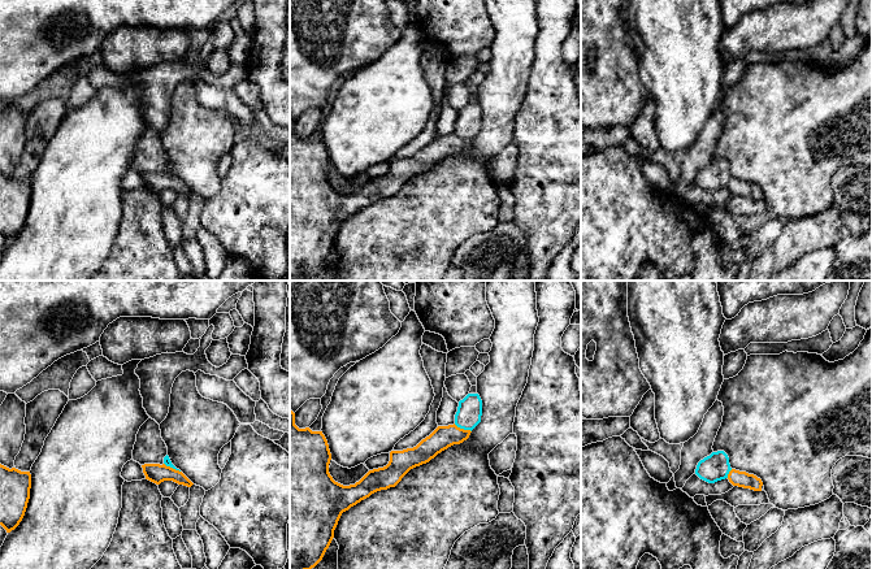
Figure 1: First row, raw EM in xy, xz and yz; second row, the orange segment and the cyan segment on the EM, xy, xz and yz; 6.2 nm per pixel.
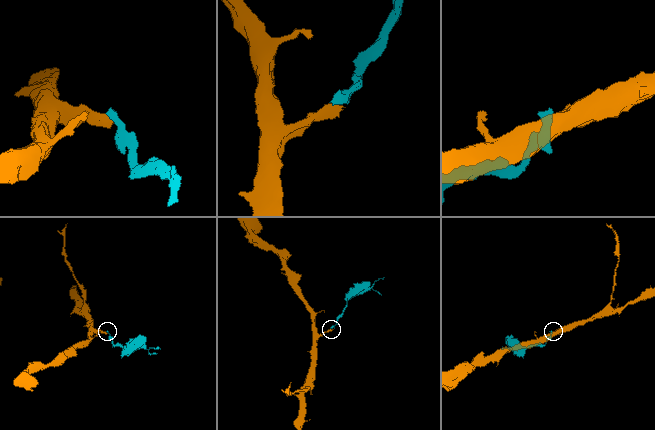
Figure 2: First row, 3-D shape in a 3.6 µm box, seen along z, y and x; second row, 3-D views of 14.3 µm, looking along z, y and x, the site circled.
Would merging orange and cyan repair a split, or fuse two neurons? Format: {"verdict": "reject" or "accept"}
{"verdict": "accept"}

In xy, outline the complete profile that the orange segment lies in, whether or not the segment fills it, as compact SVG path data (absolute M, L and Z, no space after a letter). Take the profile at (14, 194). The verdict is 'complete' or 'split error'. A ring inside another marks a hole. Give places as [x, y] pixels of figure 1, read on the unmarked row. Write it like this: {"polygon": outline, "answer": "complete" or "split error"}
{"polygon": "M0 173L0 234L10 242L22 230L30 208L31 183Z", "answer": "complete"}

